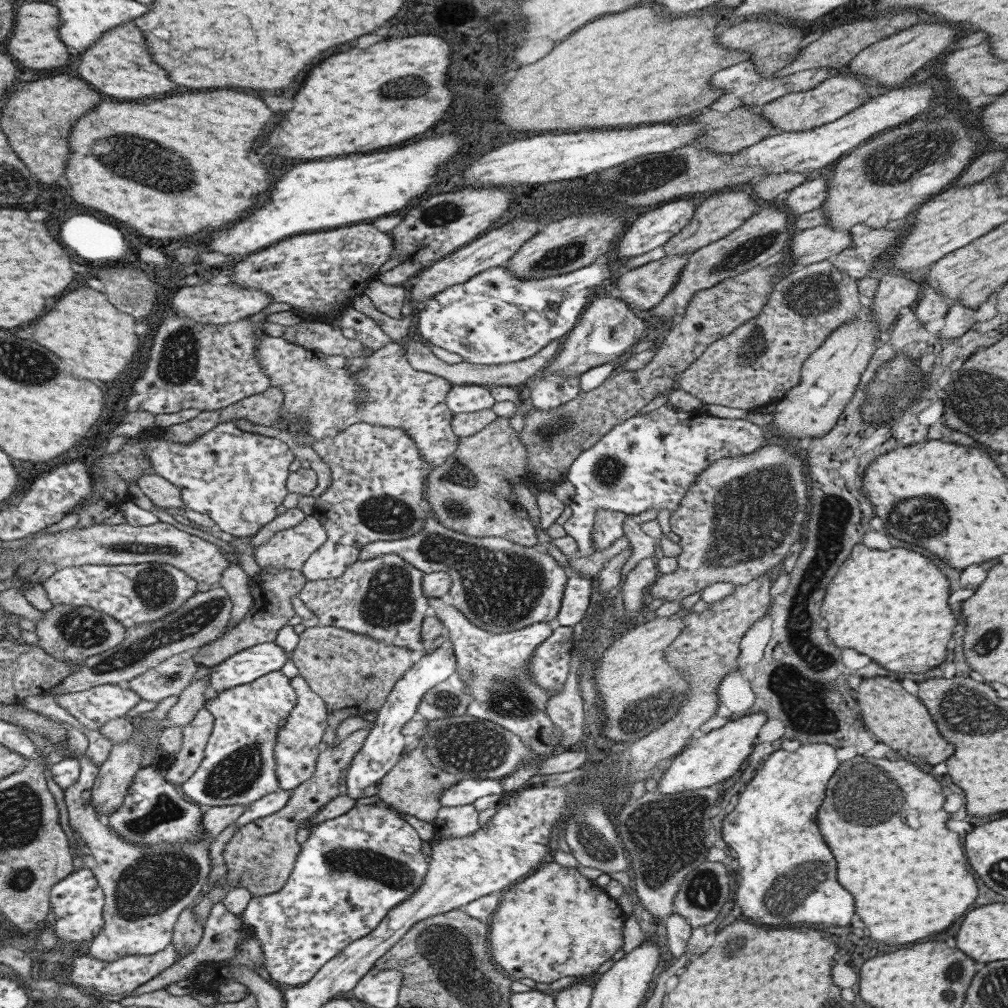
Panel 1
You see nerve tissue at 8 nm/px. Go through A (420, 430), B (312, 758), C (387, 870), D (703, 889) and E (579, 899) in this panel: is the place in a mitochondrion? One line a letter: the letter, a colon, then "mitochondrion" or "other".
A: other
B: other
C: mitochondrion
D: mitochondrion
E: other

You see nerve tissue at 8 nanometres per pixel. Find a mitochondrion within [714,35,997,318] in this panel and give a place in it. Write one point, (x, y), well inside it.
(894, 161)

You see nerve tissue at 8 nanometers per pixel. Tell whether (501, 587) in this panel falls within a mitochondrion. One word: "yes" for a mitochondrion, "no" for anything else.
yes

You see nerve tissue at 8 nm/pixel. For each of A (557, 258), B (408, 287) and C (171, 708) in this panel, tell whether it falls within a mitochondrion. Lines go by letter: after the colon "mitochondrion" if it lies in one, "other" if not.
A: mitochondrion
B: other
C: other

